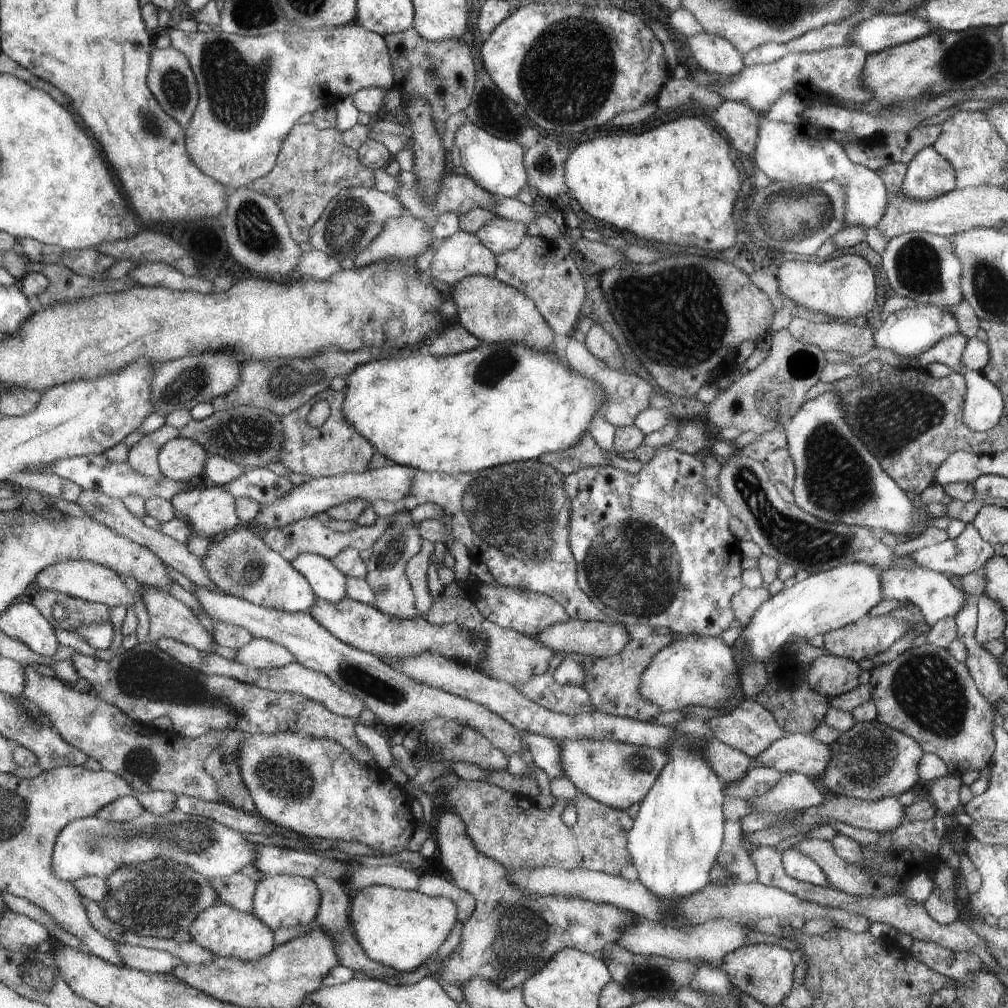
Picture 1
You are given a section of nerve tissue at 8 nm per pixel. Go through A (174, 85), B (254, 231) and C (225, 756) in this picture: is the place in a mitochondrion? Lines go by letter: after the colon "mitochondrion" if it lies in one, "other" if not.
A: mitochondrion
B: mitochondrion
C: mitochondrion

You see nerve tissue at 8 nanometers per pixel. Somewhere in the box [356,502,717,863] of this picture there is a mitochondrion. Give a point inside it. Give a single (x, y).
(634, 570)

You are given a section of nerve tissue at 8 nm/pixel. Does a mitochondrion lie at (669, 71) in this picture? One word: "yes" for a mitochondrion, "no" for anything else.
no

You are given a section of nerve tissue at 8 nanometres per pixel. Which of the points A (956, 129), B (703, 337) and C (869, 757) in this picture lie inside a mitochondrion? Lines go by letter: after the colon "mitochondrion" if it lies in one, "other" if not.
A: other
B: mitochondrion
C: mitochondrion

